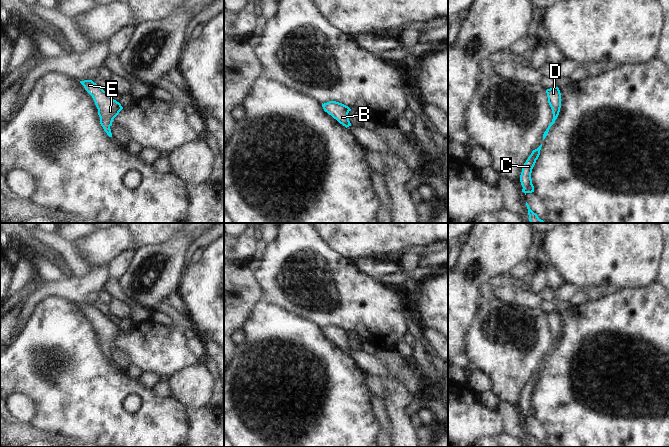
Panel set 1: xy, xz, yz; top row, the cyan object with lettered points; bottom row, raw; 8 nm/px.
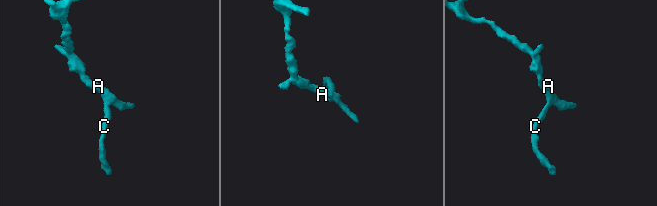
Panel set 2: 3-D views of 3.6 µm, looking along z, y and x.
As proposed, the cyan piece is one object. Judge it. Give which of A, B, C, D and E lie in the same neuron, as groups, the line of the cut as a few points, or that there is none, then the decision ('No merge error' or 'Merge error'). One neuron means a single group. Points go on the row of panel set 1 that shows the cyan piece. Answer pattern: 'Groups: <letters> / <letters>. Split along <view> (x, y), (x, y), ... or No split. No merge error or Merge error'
Groups: A B C D E. No split. No merge error

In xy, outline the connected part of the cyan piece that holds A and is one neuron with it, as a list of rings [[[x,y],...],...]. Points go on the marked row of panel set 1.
[[[92,80],[80,81],[85,90],[92,96],[98,109],[100,124],[109,137],[112,137],[111,129],[113,119],[123,109],[121,104],[114,100],[110,93],[104,91],[99,85]]]

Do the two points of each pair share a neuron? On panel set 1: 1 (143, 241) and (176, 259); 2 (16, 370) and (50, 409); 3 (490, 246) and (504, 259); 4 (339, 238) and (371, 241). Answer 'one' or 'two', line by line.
1: two
2: one
3: one
4: one

